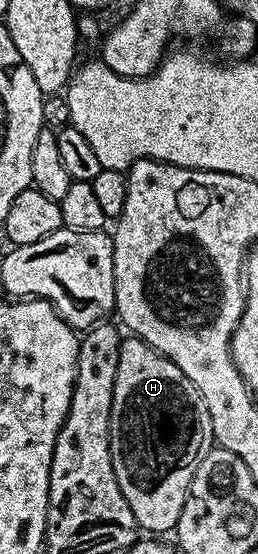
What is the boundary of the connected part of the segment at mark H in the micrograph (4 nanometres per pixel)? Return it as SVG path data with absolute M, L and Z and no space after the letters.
M134 336L124 337L119 344L117 376L113 384L113 404L109 420L109 444L117 484L129 508L133 508L133 516L140 527L144 531L174 531L179 525L189 484L201 460L205 460L205 456L216 445L213 420L193 380L189 380L189 376L185 376L185 372L181 372L181 368L177 368L173 360L164 358L148 342Z

